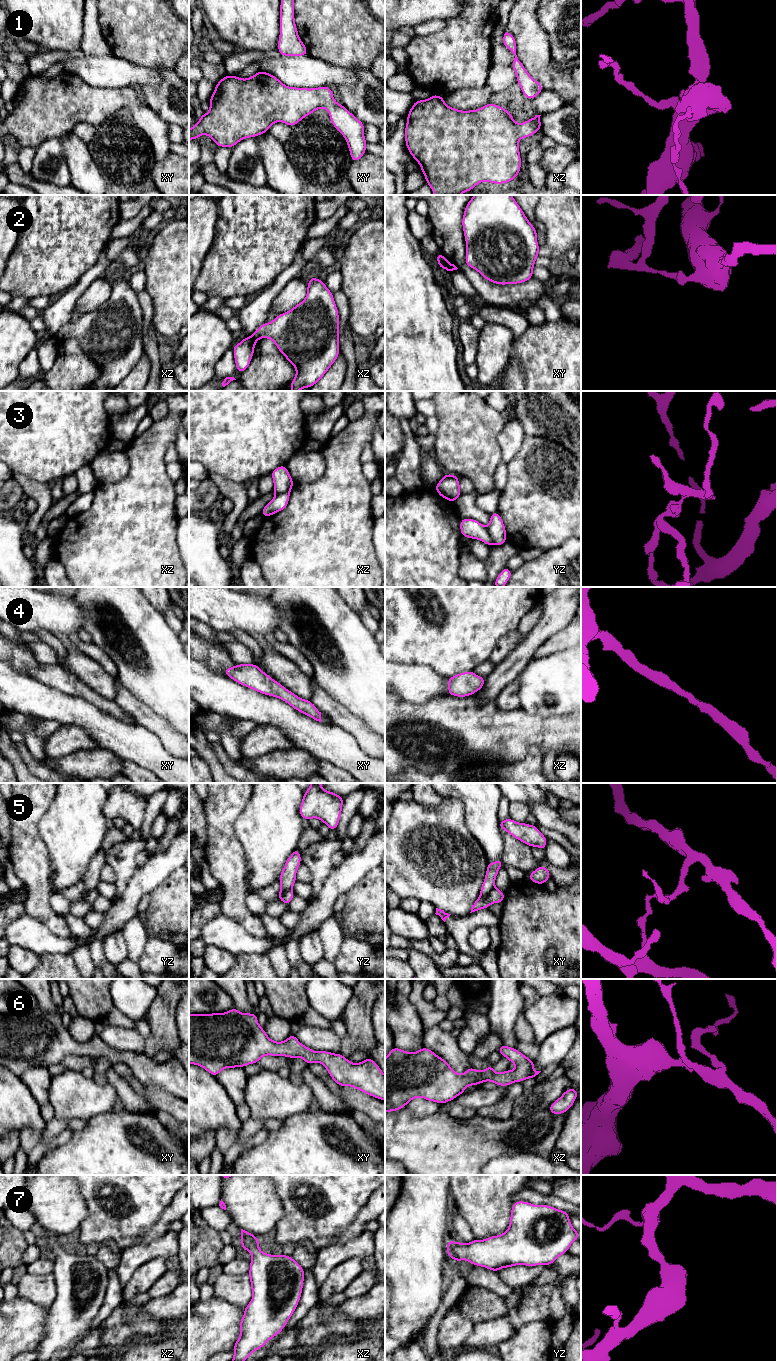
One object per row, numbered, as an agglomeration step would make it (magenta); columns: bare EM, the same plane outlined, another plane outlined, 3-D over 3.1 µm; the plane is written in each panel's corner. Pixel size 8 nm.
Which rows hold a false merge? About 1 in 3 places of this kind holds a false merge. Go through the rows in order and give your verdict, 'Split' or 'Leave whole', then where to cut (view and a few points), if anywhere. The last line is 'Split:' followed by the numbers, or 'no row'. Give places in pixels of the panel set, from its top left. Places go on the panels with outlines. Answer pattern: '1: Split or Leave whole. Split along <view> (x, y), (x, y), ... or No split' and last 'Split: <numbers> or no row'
1: Leave whole. No split
2: Split. Split along xz (250, 336), (256, 340)
3: Split. Split along yz (486, 527), (495, 544)
4: Leave whole. No split
5: Split. Split along yz (291, 888), (283, 891), (279, 898)
6: Leave whole. No split
7: Leave whole. No split
Split: 2, 3, 5

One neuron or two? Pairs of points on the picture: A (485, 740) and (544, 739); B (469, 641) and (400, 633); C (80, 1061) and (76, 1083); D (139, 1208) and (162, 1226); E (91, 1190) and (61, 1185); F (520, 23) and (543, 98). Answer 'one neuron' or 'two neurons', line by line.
A: one neuron
B: one neuron
C: two neurons
D: two neurons
E: two neurons
F: two neurons

